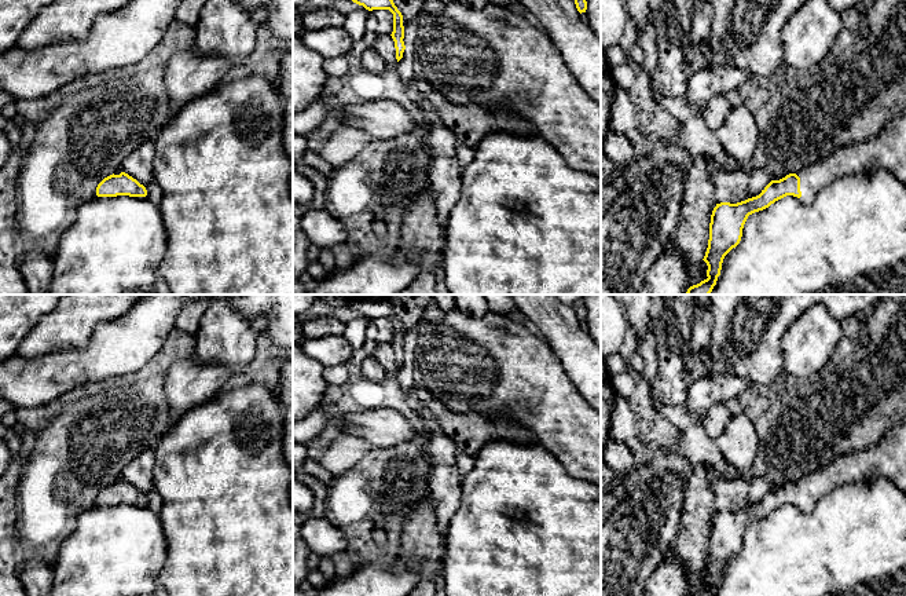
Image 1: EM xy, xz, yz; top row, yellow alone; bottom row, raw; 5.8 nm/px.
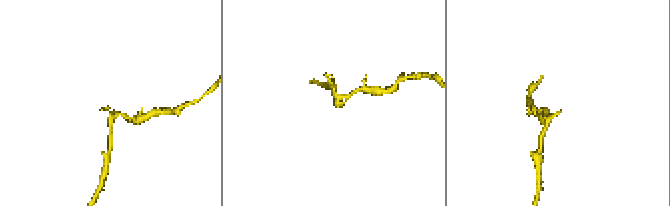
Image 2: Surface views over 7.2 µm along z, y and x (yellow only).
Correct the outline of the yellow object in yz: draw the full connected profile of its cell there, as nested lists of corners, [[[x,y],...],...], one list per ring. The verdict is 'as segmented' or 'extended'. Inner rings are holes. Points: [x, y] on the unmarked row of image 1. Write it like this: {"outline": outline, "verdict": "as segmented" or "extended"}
{"outline": [[[906,416],[876,445],[841,456],[796,482],[771,489],[756,505],[737,512],[716,512],[711,523],[708,556],[703,567],[708,574],[708,586],[690,596],[716,593],[723,567],[740,552],[749,523],[769,516],[786,504],[810,512],[822,497],[835,489],[850,482],[869,482],[876,478],[895,482],[906,494]]], "verdict": "extended"}

